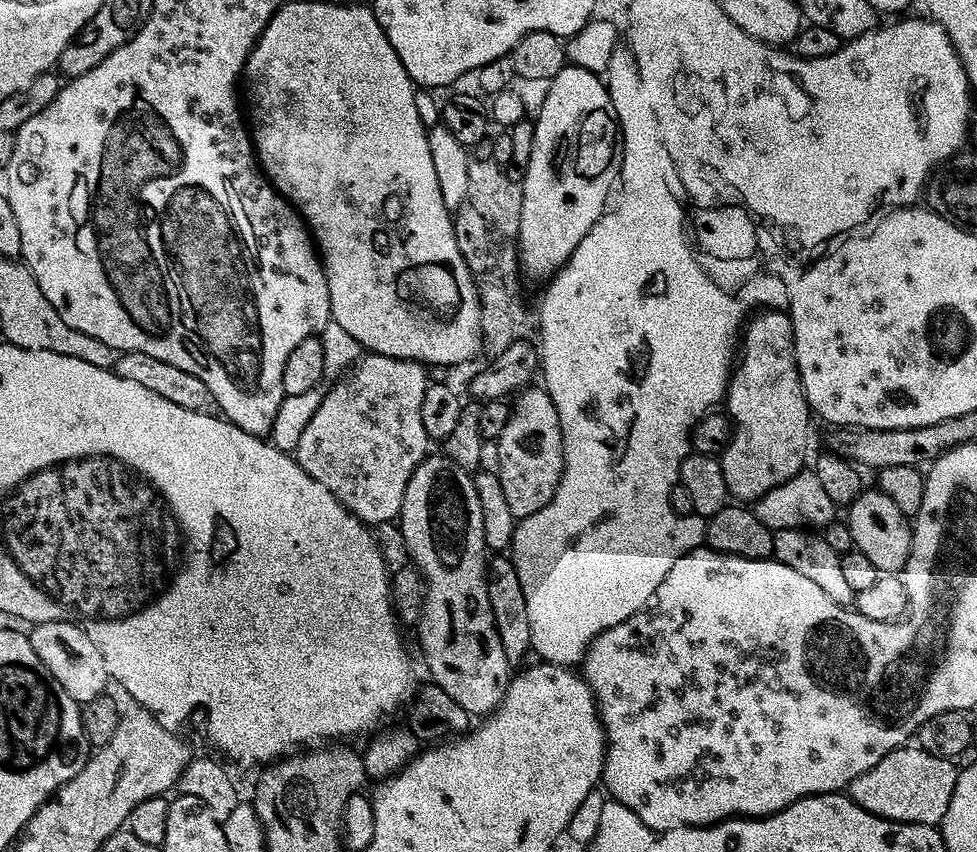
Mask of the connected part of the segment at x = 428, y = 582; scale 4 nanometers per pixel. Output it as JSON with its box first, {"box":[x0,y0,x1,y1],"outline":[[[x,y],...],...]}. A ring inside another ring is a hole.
{"box":[398,454,510,717],"outline":[[[445,454],[425,456],[406,486],[398,517],[399,524],[404,544],[412,555],[411,563],[422,577],[422,607],[418,612],[420,648],[424,651],[428,672],[433,676],[431,679],[473,717],[491,714],[500,707],[508,688],[510,663],[499,642],[488,597],[490,580],[486,575],[486,557],[484,558],[486,549],[482,538],[482,506],[478,506],[475,479]]]}

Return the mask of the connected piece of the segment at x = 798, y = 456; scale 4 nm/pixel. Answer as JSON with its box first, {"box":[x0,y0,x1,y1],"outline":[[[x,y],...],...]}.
{"box":[718,310,810,502],"outline":[[[760,310],[743,325],[738,359],[728,377],[726,404],[727,400],[726,415],[730,421],[730,435],[718,456],[722,477],[725,479],[727,495],[733,501],[755,502],[774,490],[774,486],[780,486],[806,468],[804,451],[808,448],[810,409],[804,401],[796,357],[792,355],[792,320],[787,311]]]}

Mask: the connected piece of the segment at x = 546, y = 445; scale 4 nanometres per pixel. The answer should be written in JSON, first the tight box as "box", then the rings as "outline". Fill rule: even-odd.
{"box":[494,386,564,518],"outline":[[[529,386],[515,400],[506,428],[494,442],[494,471],[502,482],[502,494],[506,494],[510,514],[523,518],[542,510],[542,506],[550,502],[564,469],[564,451],[558,414],[543,387]]]}

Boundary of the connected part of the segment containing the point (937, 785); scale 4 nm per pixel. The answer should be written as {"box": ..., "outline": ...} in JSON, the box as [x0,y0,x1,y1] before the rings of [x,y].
{"box":[847,746,958,825],"outline":[[[901,746],[887,752],[870,770],[858,774],[848,783],[847,795],[875,816],[883,820],[897,820],[899,824],[939,825],[946,814],[946,806],[954,794],[958,768],[949,757],[935,756],[919,746]]]}

